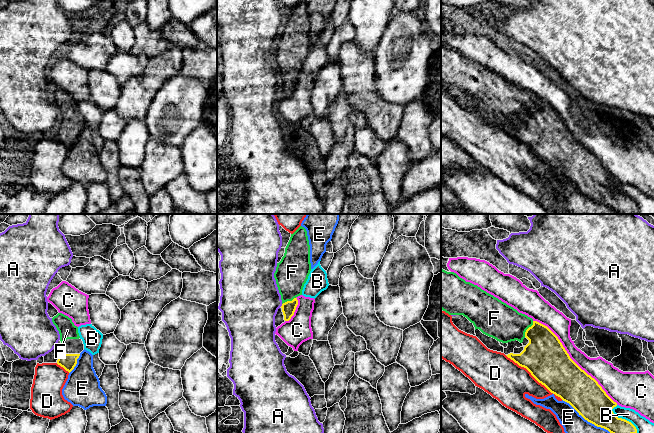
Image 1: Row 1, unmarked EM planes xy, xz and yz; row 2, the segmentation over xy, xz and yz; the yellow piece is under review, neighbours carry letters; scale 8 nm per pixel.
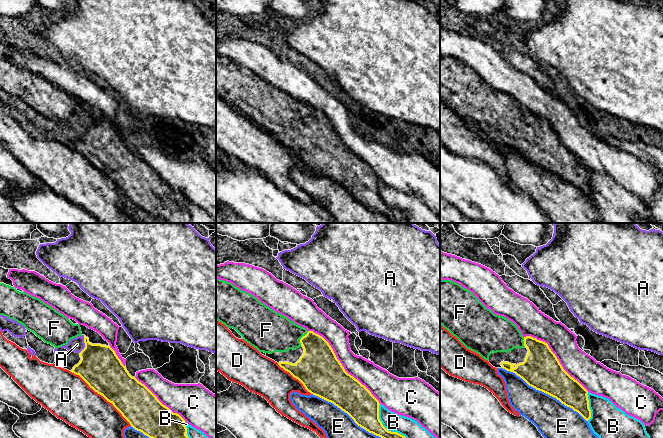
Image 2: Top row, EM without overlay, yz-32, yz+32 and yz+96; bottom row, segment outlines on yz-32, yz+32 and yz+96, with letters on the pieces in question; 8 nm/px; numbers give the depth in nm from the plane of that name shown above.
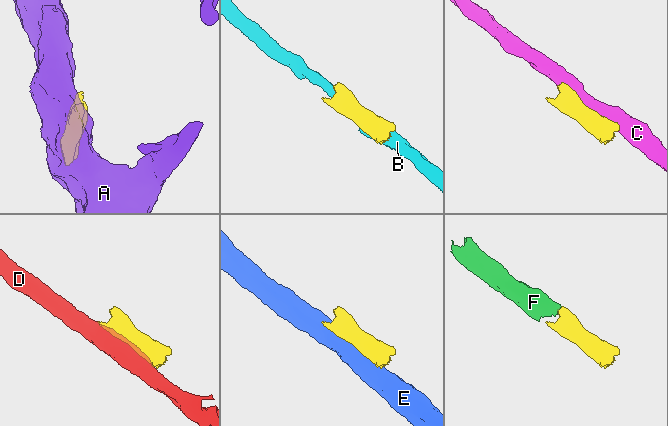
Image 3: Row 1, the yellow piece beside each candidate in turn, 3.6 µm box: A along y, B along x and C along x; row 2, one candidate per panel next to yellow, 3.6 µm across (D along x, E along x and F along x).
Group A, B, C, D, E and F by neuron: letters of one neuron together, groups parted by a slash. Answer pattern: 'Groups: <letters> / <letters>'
Groups: A / B / C / D / E / F

